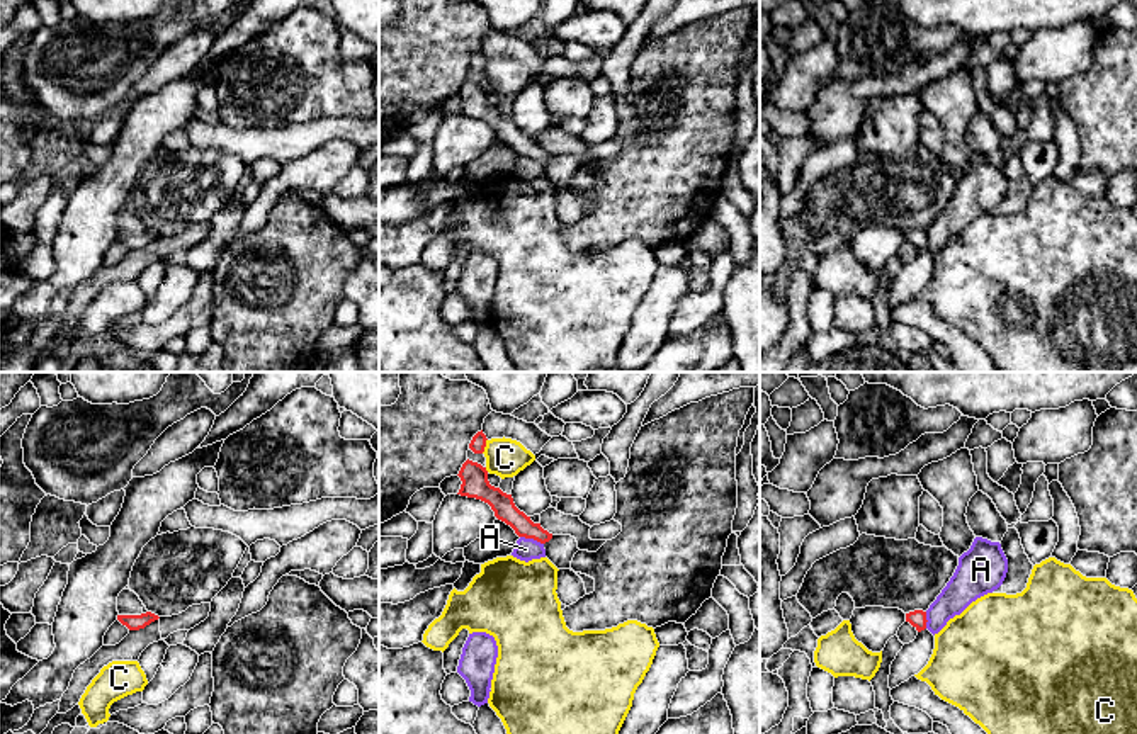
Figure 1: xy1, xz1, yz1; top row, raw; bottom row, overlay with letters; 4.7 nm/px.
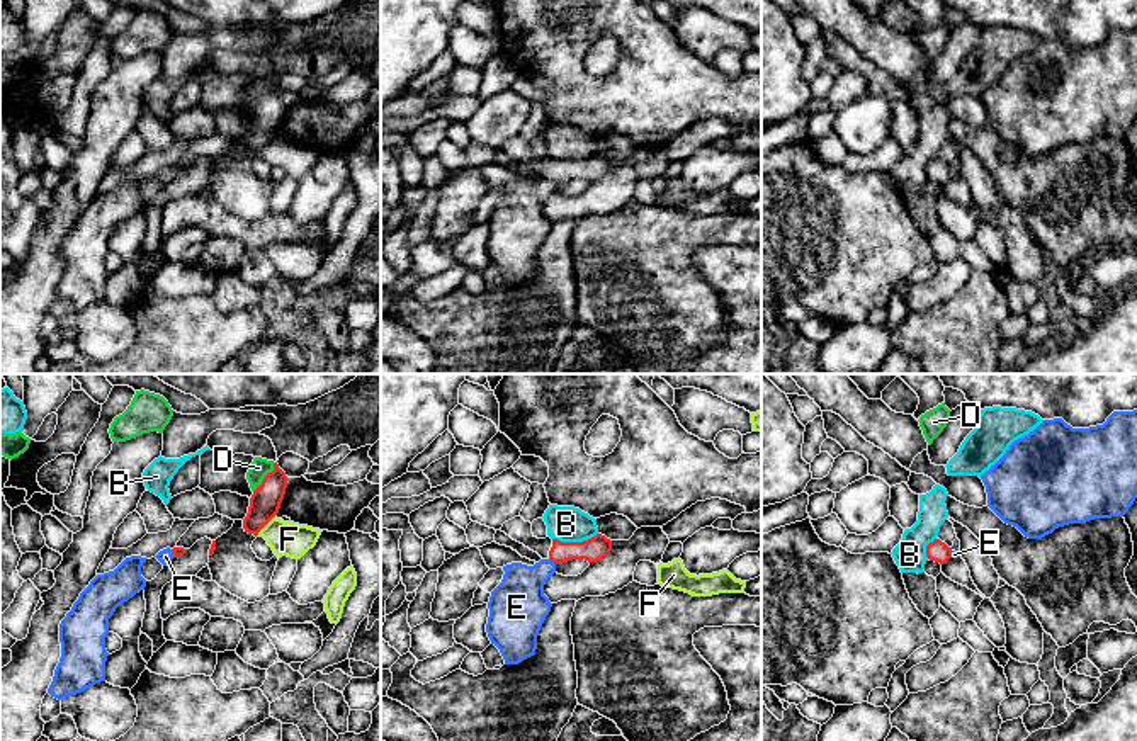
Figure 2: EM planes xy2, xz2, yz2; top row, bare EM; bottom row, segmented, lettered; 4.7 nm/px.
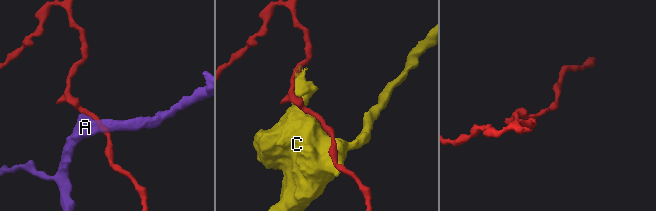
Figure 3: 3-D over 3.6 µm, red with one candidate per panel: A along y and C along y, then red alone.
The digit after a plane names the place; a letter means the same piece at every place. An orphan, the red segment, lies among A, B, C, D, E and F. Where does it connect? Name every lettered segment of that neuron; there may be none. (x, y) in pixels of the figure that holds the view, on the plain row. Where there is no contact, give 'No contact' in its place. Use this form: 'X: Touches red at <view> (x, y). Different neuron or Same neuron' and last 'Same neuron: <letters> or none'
A: Touches red at xz1 (532, 157). Different neuron
B: Touches red at xz2 (575, 162). Different neuron
C: Touches red at xz1 (485, 65). Different neuron
D: Touches red at xy2 (264, 97). Different neuron
E: Touches red at xz2 (551, 179). Different neuron
F: Touches red at xy2 (265, 143). Different neuron
Same neuron: none

